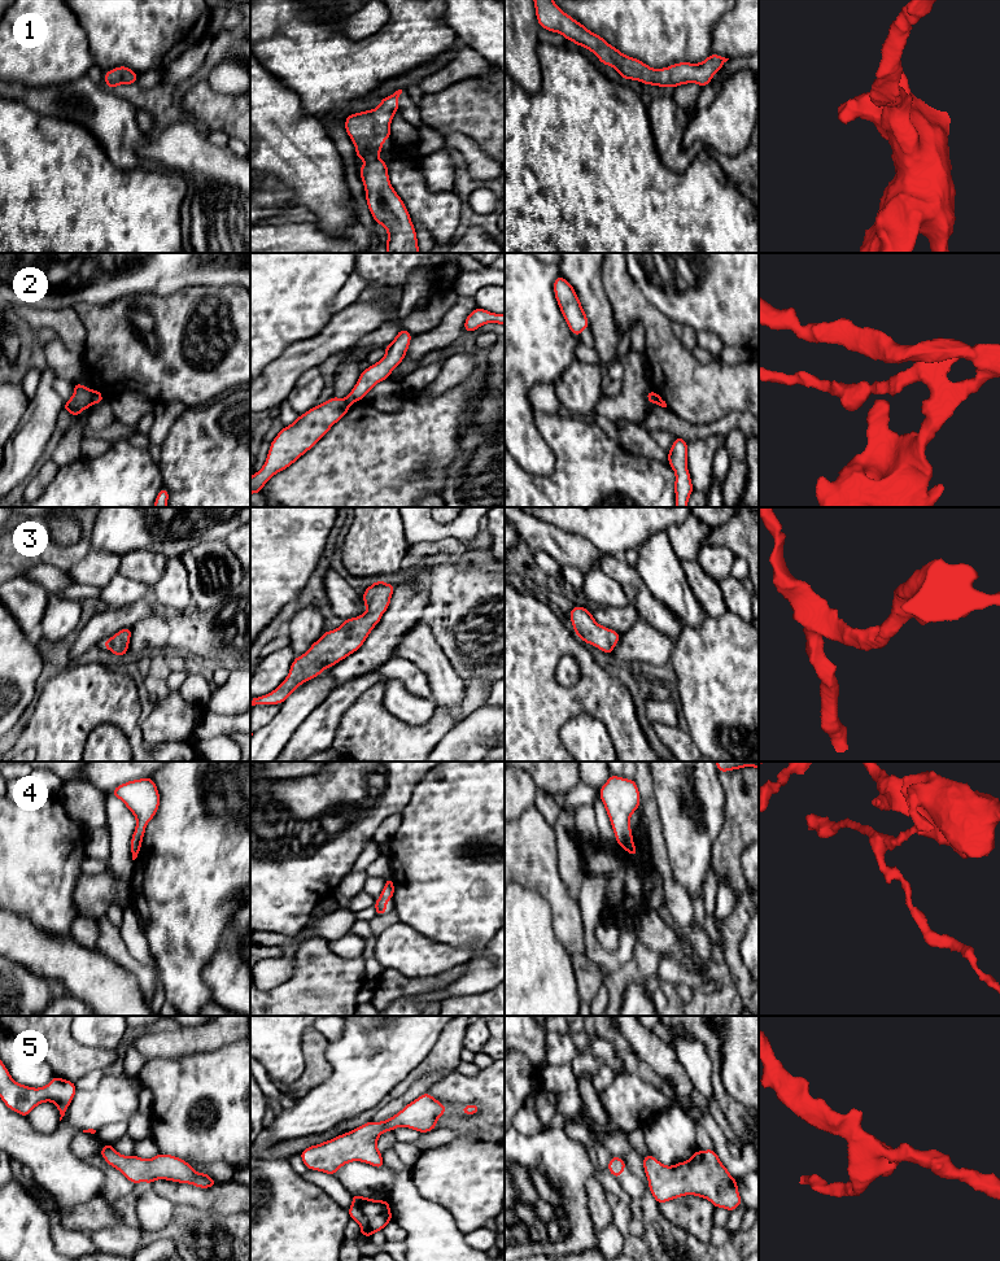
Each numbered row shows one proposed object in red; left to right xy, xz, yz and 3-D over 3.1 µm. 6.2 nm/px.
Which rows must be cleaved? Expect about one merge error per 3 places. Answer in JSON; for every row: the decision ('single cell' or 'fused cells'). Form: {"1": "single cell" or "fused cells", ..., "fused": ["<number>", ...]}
{"1": "single cell", "2": "fused cells", "3": "single cell", "4": "fused cells", "5": "single cell", "fused": ["2", "4"]}

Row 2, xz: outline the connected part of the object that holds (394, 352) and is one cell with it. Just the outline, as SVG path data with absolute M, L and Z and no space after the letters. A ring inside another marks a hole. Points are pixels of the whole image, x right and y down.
M399 330L396 339L387 345L384 358L362 371L359 379L346 400L350 403L362 401L363 397L379 383L389 379L390 372L403 361L411 341L411 333Z

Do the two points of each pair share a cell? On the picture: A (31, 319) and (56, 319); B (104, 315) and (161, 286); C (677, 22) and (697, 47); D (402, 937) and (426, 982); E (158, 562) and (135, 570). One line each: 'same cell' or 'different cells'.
A: same cell
B: different cells
C: same cell
D: different cells
E: same cell

